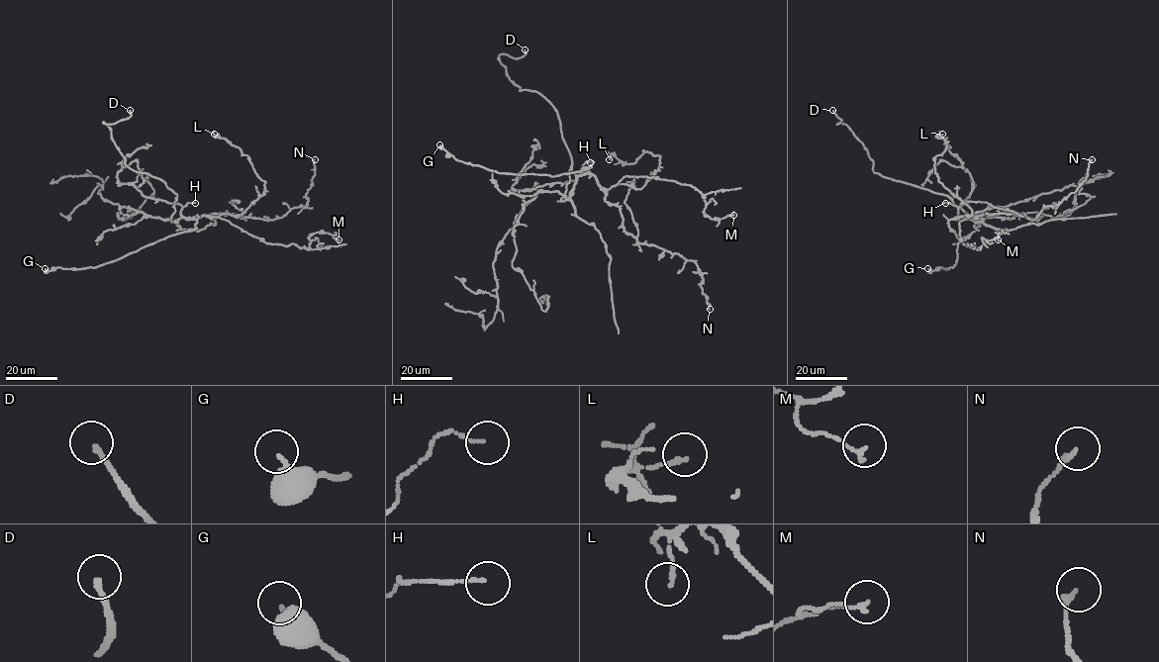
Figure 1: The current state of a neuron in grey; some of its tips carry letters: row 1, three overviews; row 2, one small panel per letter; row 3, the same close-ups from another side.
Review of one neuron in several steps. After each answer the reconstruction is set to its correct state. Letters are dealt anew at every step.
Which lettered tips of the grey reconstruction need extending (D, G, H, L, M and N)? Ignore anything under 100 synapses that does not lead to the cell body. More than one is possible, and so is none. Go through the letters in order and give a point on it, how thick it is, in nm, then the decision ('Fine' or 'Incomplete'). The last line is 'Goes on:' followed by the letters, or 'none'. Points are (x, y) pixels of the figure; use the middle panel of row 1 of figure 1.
D: Place: (525, 49). Thickness 180 nm. Incomplete
G: Place: (439, 144). Thickness 280 nm. Fine
H: Place: (590, 162). Thickness 90 nm. Fine
L: Place: (609, 159). Thickness 130 nm. Fine
M: Place: (733, 215). Thickness 140 nm. Fine
N: Place: (710, 309). Thickness 190 nm. Fine
Goes on: D

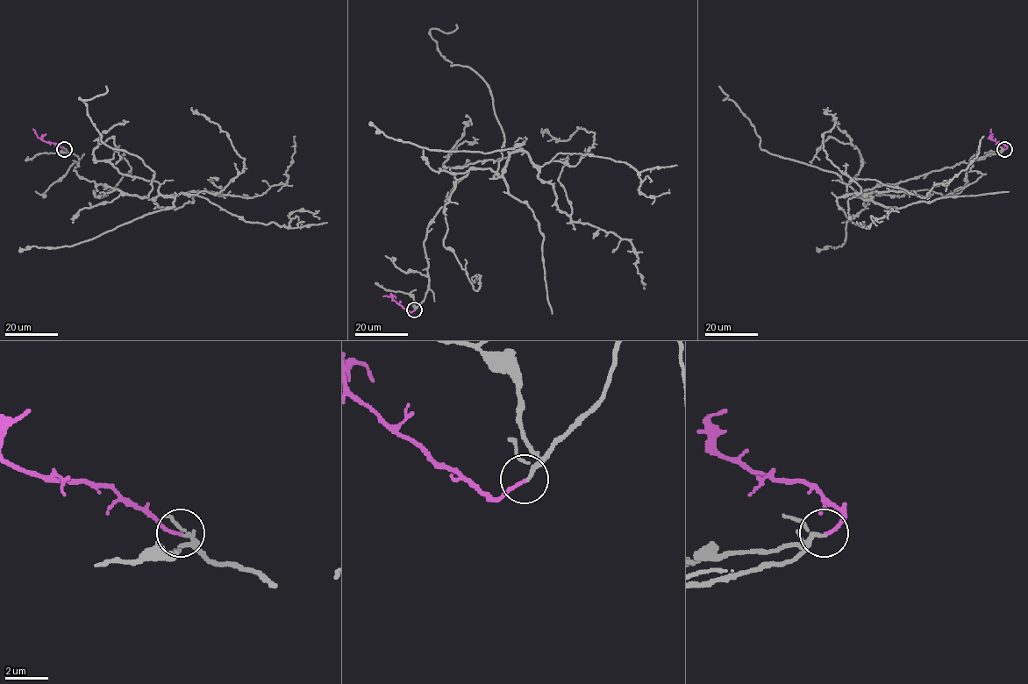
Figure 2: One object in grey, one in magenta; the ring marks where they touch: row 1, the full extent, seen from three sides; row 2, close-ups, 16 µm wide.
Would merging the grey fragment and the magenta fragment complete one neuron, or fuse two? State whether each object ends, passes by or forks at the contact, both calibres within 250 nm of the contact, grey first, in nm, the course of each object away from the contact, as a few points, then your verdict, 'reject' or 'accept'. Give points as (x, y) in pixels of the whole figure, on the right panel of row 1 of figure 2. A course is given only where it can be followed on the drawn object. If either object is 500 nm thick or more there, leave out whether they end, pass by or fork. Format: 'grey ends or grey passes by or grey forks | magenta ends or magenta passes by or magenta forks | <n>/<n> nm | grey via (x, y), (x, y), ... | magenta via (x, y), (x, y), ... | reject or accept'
grey passes by | magenta ends | 140/140 nm | grey via (1004, 149), (867, 188), (863, 196), (870, 199), (845, 196), (900, 191), (924, 197), (967, 167), (983, 136) | magenta via (1004, 149), (1007, 146), (1003, 143), (991, 138), (991, 129) | accept

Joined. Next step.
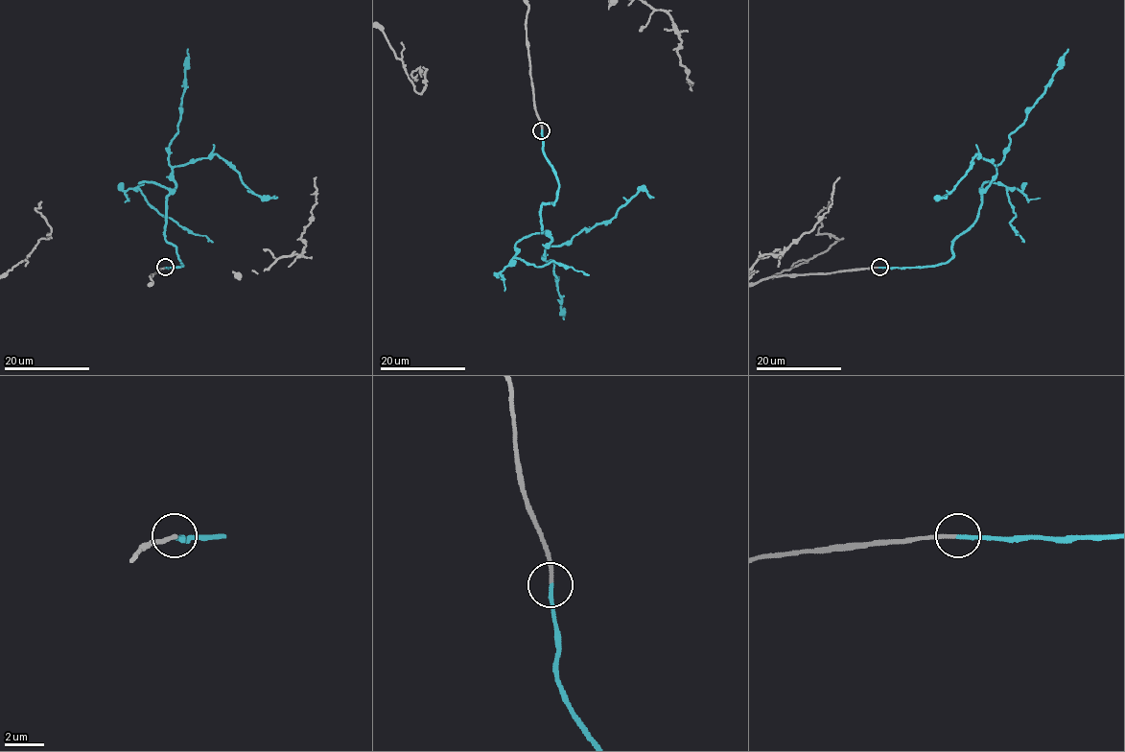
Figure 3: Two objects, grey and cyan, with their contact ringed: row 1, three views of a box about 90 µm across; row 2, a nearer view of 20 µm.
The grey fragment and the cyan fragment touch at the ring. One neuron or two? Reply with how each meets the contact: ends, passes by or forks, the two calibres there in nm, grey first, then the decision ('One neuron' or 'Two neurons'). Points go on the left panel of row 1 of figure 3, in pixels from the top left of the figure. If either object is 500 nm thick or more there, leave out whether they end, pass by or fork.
At the ring grey ends. At the ring cyan ends. Thickness 180 nm (grey) against 200 nm. One neuron

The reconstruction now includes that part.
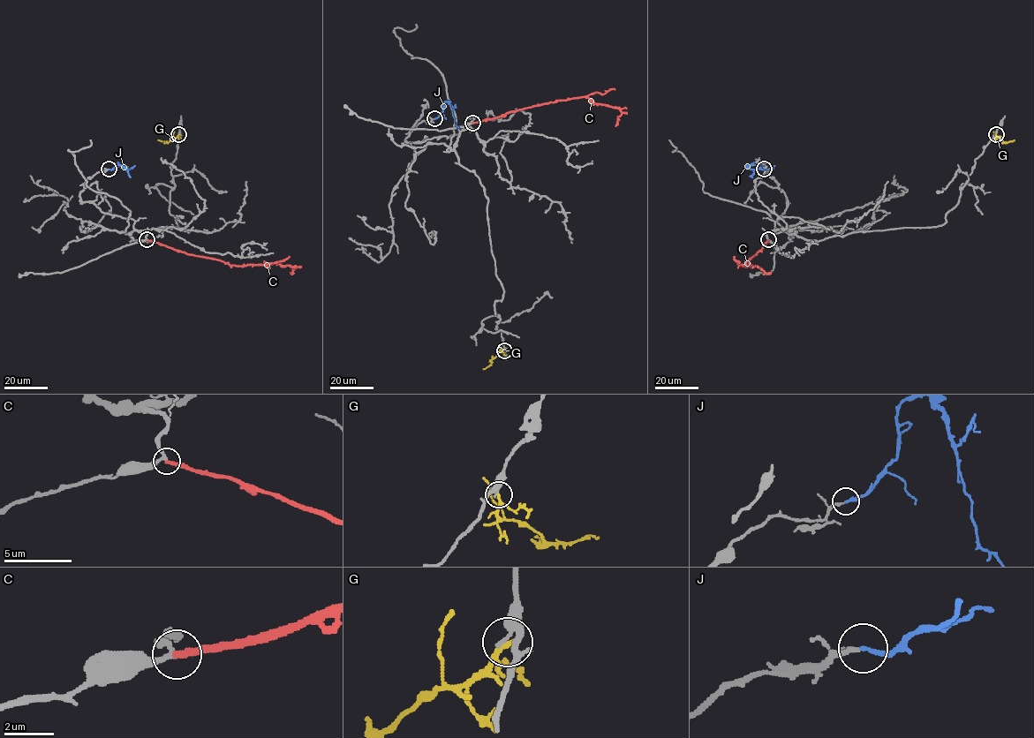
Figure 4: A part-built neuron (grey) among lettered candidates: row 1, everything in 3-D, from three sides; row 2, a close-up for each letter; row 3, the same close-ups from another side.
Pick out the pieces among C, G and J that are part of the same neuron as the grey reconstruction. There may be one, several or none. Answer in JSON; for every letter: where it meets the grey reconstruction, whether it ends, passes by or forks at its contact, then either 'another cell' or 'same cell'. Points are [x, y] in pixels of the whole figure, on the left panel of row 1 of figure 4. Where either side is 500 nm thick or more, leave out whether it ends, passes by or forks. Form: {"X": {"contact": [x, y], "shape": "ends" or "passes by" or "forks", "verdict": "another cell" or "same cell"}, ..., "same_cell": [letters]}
{"C": {"contact": [147, 239], "shape": "ends", "verdict": "another cell"}, "G": {"contact": [178, 134], "shape": "passes by", "verdict": "another cell"}, "J": {"contact": [109, 169], "shape": "ends", "verdict": "same cell"}, "same_cell": ["J"]}

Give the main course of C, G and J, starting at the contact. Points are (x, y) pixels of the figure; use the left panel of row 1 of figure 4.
C: (147, 240), (230, 265), (295, 266), (292, 273), (290, 272)
G: (178, 134), (168, 142), (158, 139)
J: (109, 169), (117, 165), (124, 169), (135, 165)

